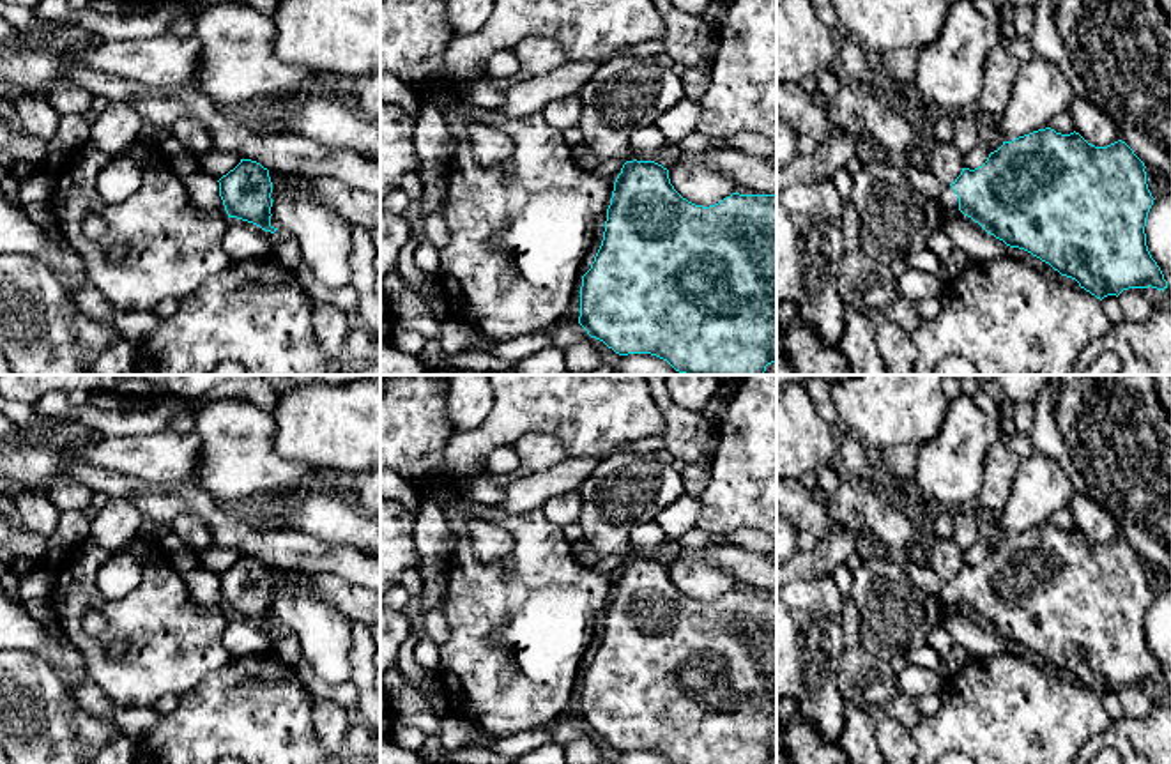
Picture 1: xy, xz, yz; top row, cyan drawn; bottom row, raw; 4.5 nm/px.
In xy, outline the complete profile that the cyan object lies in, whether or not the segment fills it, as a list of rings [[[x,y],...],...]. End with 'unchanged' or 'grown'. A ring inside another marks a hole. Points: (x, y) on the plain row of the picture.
[[[251,555],[241,559],[219,577],[219,592],[228,614],[237,614],[274,630],[271,621],[272,578],[269,566]]]; unchanged

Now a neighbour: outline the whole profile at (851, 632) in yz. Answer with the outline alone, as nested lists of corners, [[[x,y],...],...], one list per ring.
[[[851,600],[842,607],[842,635],[847,647],[861,646],[860,612]]]

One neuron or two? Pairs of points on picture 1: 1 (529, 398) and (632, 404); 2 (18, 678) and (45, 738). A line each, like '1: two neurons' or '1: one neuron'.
1: one neuron
2: one neuron

